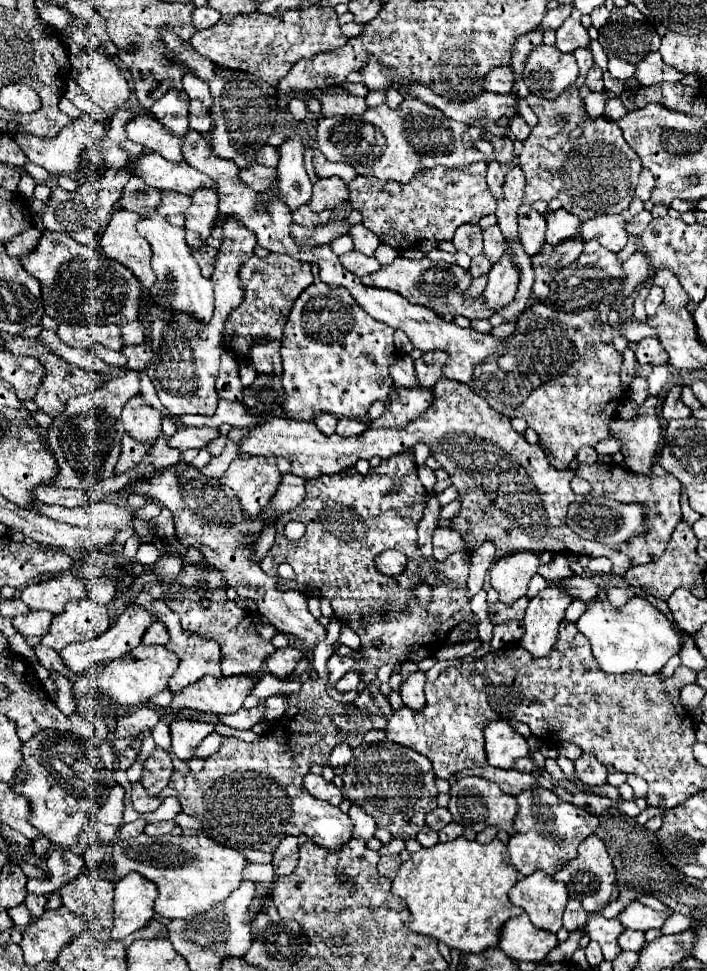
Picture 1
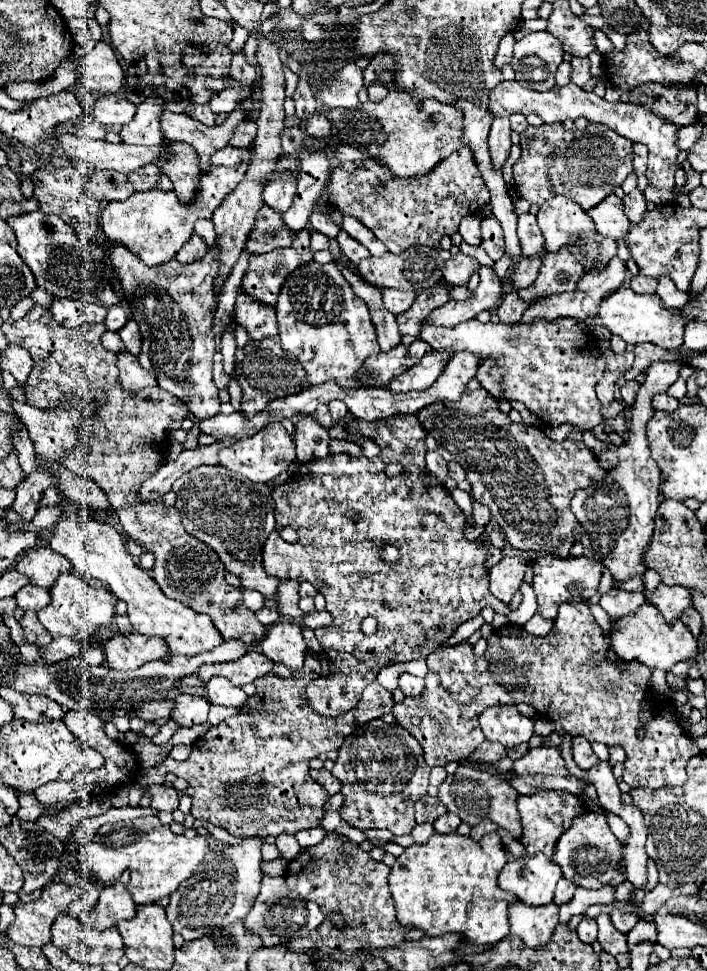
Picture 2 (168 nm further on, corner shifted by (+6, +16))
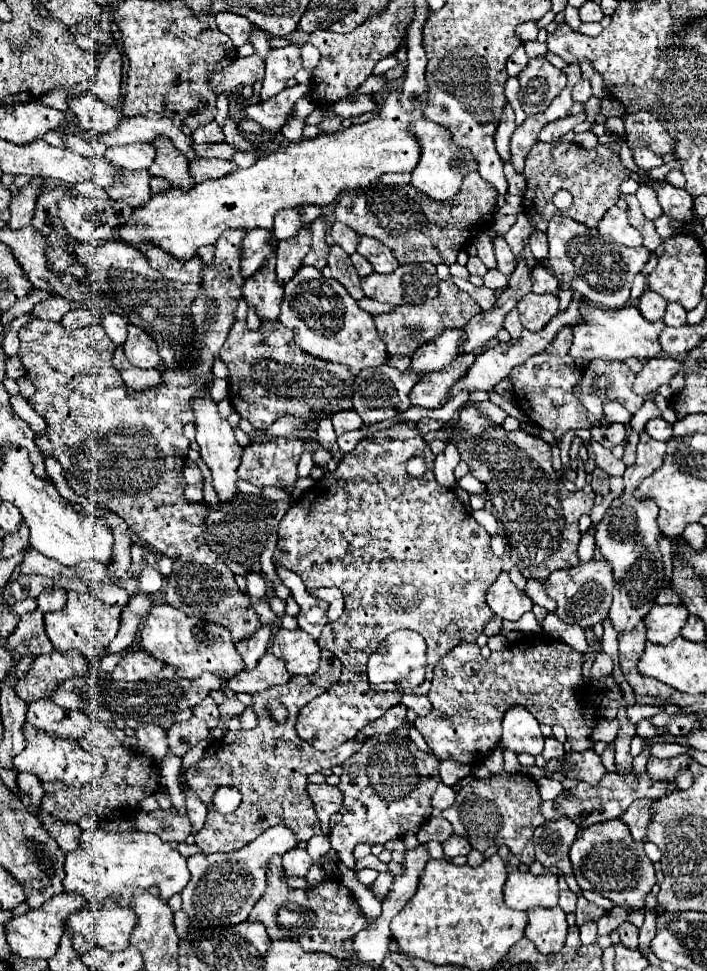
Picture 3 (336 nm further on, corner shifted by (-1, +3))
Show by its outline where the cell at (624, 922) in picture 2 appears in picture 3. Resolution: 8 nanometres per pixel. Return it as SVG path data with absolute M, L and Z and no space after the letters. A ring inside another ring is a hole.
M622 923L618 927L618 933L620 933L620 943L628 949L638 949L638 927L632 925L632 923Z

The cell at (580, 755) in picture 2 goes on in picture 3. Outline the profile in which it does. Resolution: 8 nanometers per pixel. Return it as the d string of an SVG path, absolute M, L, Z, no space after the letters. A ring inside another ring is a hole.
M586 749L580 753L568 751L560 759L560 773L570 777L570 779L578 779L578 781L586 781L590 785L598 785L598 781L606 773L606 769L602 765L600 755L594 753L594 749Z

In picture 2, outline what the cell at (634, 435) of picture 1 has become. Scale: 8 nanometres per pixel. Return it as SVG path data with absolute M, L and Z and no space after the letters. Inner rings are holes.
M627 382L627 384L621 388L623 402L627 404L627 408L633 406L633 402L635 402L635 398L637 398L637 390L639 390L639 382Z

